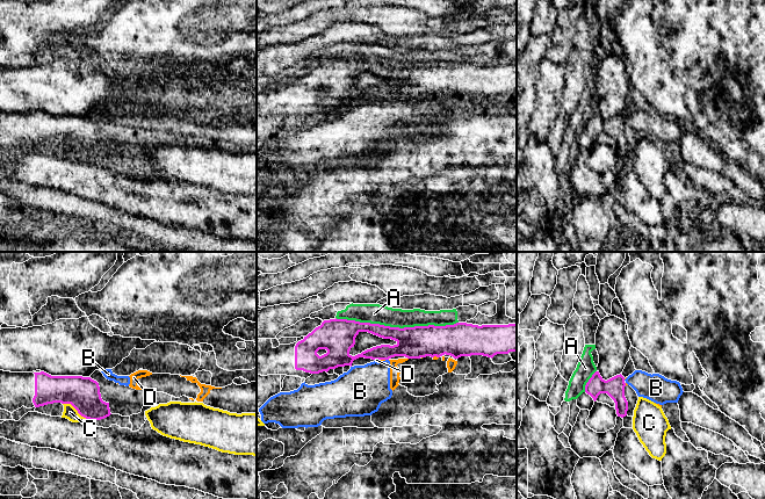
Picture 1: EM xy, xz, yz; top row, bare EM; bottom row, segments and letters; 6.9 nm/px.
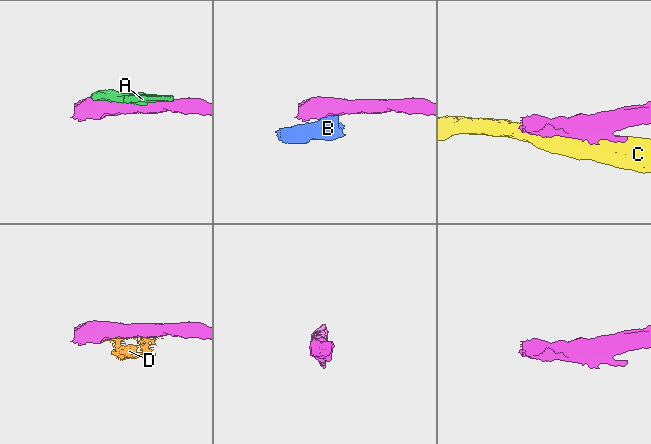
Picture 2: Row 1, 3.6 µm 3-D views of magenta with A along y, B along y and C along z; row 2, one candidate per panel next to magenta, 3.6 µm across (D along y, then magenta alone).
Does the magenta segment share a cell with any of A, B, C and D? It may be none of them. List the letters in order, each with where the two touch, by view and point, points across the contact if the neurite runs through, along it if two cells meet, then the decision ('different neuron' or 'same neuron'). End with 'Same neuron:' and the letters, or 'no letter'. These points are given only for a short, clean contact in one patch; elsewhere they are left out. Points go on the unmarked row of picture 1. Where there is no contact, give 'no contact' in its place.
A: contact xz (397, 67); different neuron
B: contact xz (387, 99); border xz (385, 99), (388, 100); different neuron
C: contact xy (77, 150); border xy (63, 143), (69, 143), (91, 161); different neuron
D: contact xz (380, 99); border xz (384, 99), (375, 100); different neuron
Same neuron: no letter

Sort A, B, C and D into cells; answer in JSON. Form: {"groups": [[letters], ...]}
{"groups": [["A"], ["B", "D"], ["C"]]}

